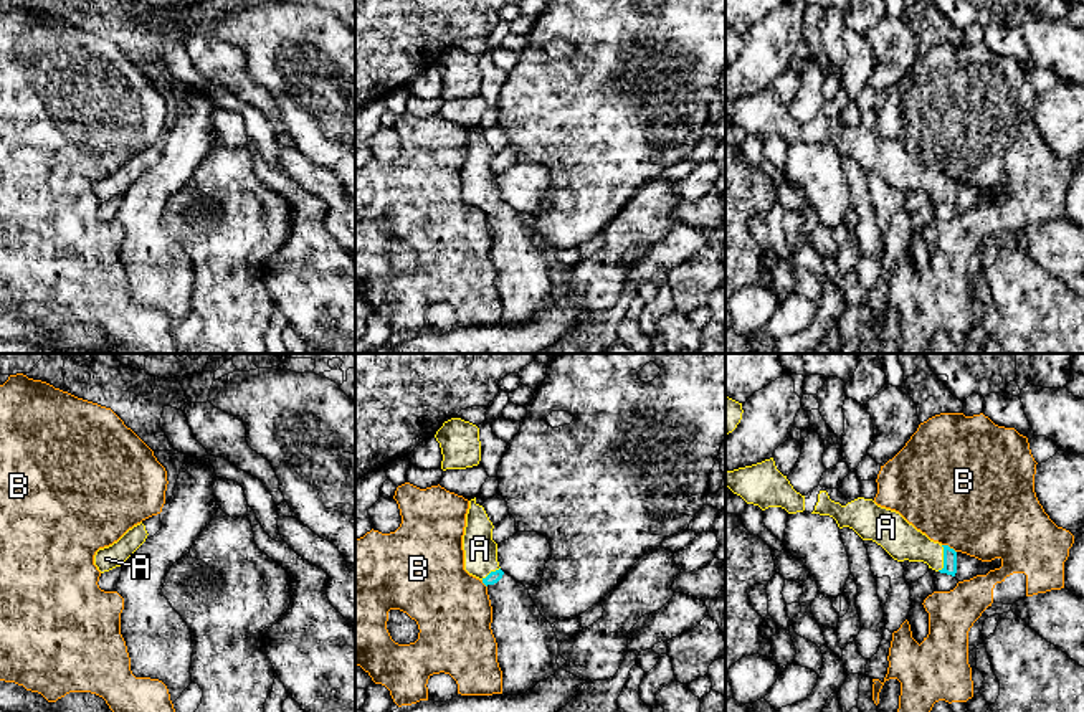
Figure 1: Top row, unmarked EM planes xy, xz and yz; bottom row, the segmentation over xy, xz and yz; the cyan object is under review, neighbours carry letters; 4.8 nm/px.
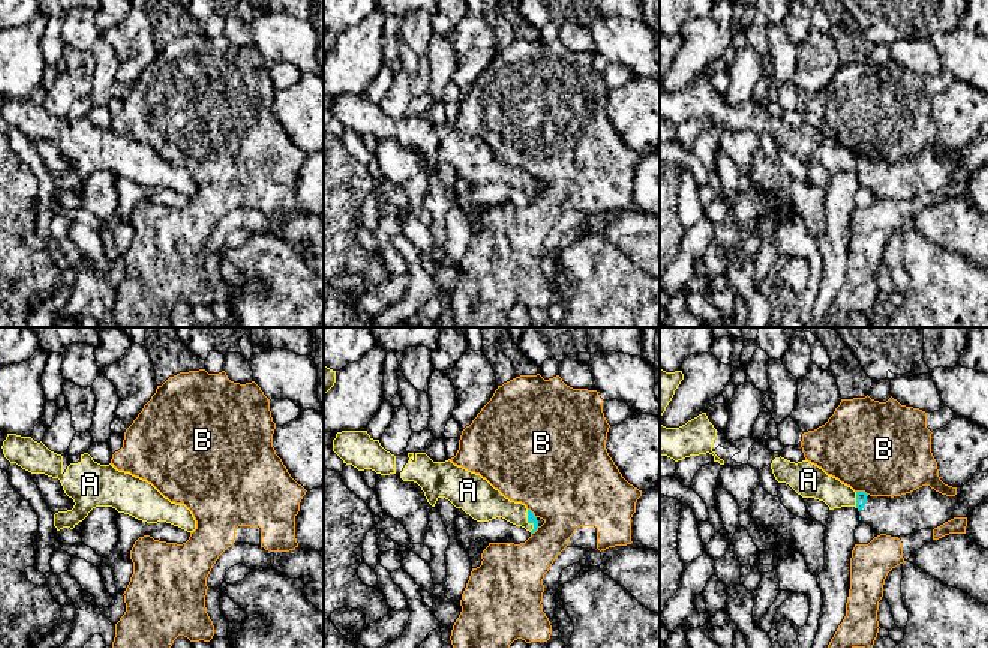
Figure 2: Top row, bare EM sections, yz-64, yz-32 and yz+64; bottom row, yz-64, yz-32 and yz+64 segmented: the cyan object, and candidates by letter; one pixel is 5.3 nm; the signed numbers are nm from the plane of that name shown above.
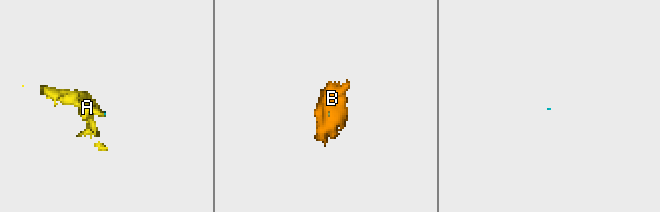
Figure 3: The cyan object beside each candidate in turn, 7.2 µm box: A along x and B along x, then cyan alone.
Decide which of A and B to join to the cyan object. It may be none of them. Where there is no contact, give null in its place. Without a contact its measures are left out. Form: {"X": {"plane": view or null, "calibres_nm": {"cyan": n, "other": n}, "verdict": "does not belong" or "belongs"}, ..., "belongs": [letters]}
{"A": {"plane": "yz", "calibres_nm": {"cyan": 60, "other": 180}, "verdict": "belongs"}, "B": {"plane": "yz", "calibres_nm": {"cyan": 60, "other": 500}, "verdict": "does not belong"}, "belongs": ["A"]}

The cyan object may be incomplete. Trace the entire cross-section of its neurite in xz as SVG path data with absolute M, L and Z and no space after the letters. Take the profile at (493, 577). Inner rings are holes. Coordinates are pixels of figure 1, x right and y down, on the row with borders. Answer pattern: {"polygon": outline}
{"polygon": "M471 499L463 535L464 570L487 586L502 694L521 695L559 671L559 643L529 588L501 570L492 529L484 507Z"}

